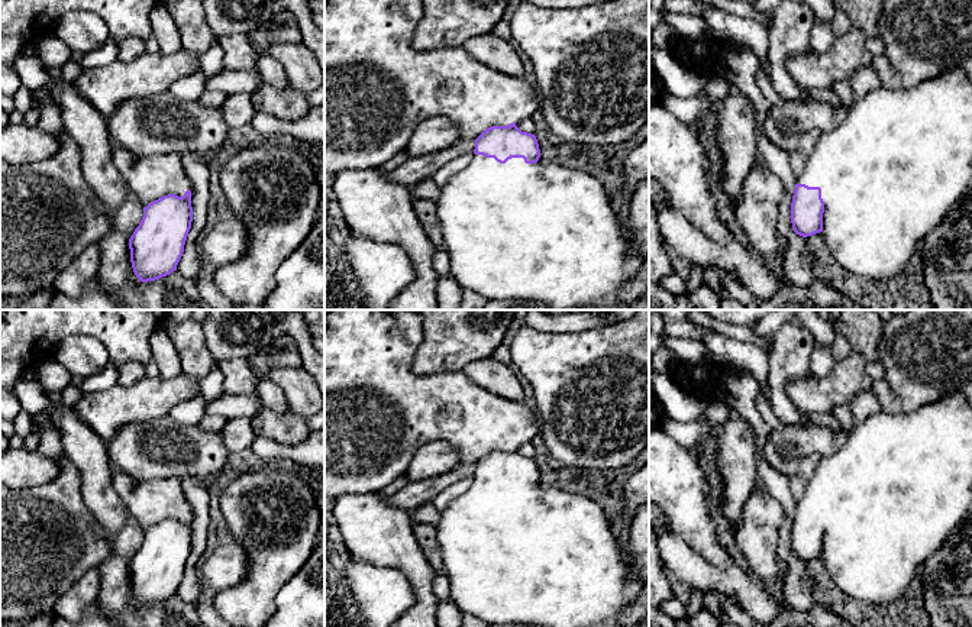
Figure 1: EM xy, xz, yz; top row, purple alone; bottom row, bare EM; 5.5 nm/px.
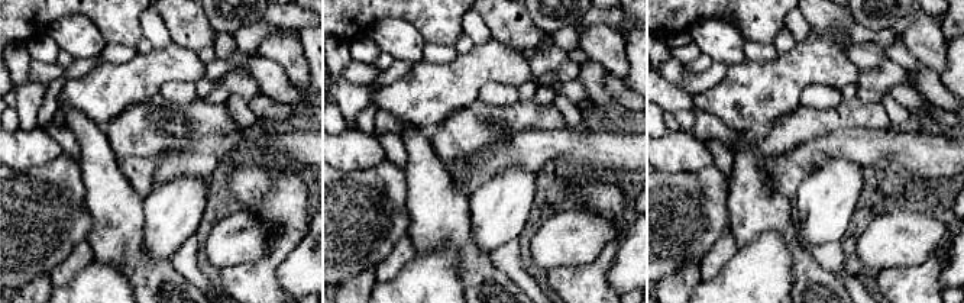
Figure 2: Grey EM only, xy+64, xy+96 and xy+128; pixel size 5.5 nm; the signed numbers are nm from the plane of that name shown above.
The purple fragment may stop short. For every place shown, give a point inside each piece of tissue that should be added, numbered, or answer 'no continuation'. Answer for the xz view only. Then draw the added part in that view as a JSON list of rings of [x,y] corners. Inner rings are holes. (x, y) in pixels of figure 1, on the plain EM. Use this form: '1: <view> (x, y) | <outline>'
1: xz (542, 556) | [[[474,478],[471,488],[440,511],[436,531],[451,598],[464,614],[487,624],[619,627],[620,613],[634,604],[643,589],[640,581],[630,578],[626,550],[613,533],[606,511],[591,498],[542,482],[536,488],[526,488],[523,482],[500,488]]]

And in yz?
1: yz (898, 485) | [[[952,392],[911,413],[901,411],[891,414],[881,410],[878,414],[869,416],[865,421],[856,424],[852,433],[846,434],[840,447],[833,455],[821,459],[795,507],[821,513],[821,523],[824,526],[824,565],[830,579],[842,592],[871,605],[895,601],[908,591],[911,582],[920,576],[923,562],[943,546],[947,536],[972,507],[972,404],[960,392]]]

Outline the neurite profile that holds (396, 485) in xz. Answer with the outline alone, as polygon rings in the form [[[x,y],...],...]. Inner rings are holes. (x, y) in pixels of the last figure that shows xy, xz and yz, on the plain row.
[[[403,475],[397,478],[395,481],[393,481],[391,484],[388,484],[387,487],[384,487],[382,489],[380,489],[378,494],[384,498],[388,498],[407,484],[409,484],[409,479],[406,478],[406,475]]]

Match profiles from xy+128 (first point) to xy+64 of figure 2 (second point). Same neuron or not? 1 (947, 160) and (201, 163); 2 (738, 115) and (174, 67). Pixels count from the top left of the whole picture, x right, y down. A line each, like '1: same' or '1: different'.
1: same
2: same

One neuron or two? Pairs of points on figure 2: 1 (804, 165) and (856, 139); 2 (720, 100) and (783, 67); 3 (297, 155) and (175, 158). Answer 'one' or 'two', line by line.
1: one
2: one
3: one

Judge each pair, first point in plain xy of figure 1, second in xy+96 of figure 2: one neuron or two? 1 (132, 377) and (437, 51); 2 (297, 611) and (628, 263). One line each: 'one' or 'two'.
1: one
2: one

